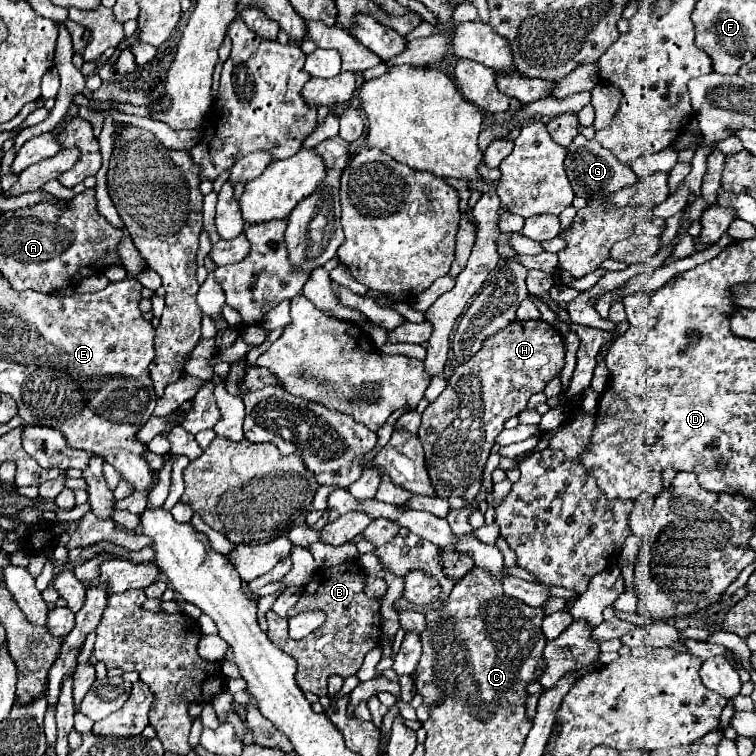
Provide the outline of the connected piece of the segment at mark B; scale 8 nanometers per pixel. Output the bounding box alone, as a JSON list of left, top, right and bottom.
[266,560,380,696]

